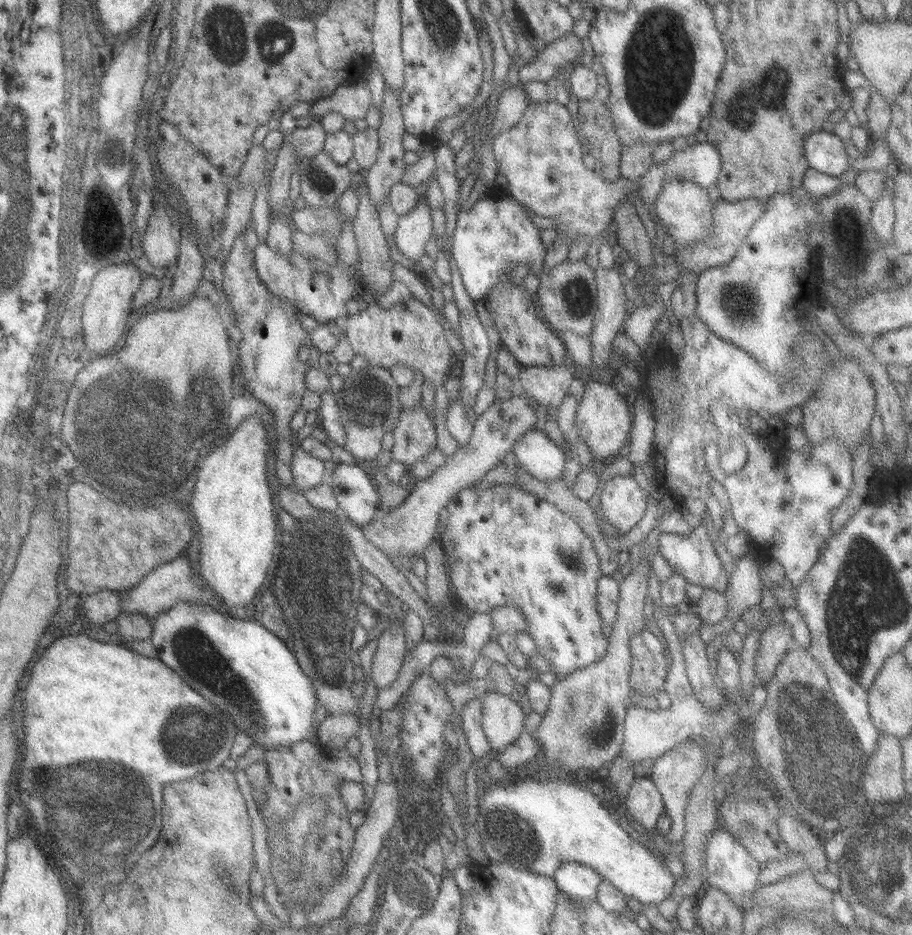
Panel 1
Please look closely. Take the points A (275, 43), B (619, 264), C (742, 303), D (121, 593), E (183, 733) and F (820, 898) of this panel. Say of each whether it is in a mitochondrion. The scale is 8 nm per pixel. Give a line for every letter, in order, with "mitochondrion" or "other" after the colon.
A: mitochondrion
B: other
C: mitochondrion
D: other
E: mitochondrion
F: other

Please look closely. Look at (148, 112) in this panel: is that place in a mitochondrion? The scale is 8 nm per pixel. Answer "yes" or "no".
no

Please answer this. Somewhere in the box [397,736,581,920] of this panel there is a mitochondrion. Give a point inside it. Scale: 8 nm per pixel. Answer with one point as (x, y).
(515, 838)

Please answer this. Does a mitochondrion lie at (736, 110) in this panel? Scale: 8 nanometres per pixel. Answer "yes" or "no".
yes

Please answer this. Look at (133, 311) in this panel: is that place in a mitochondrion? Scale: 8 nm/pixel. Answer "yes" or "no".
no

